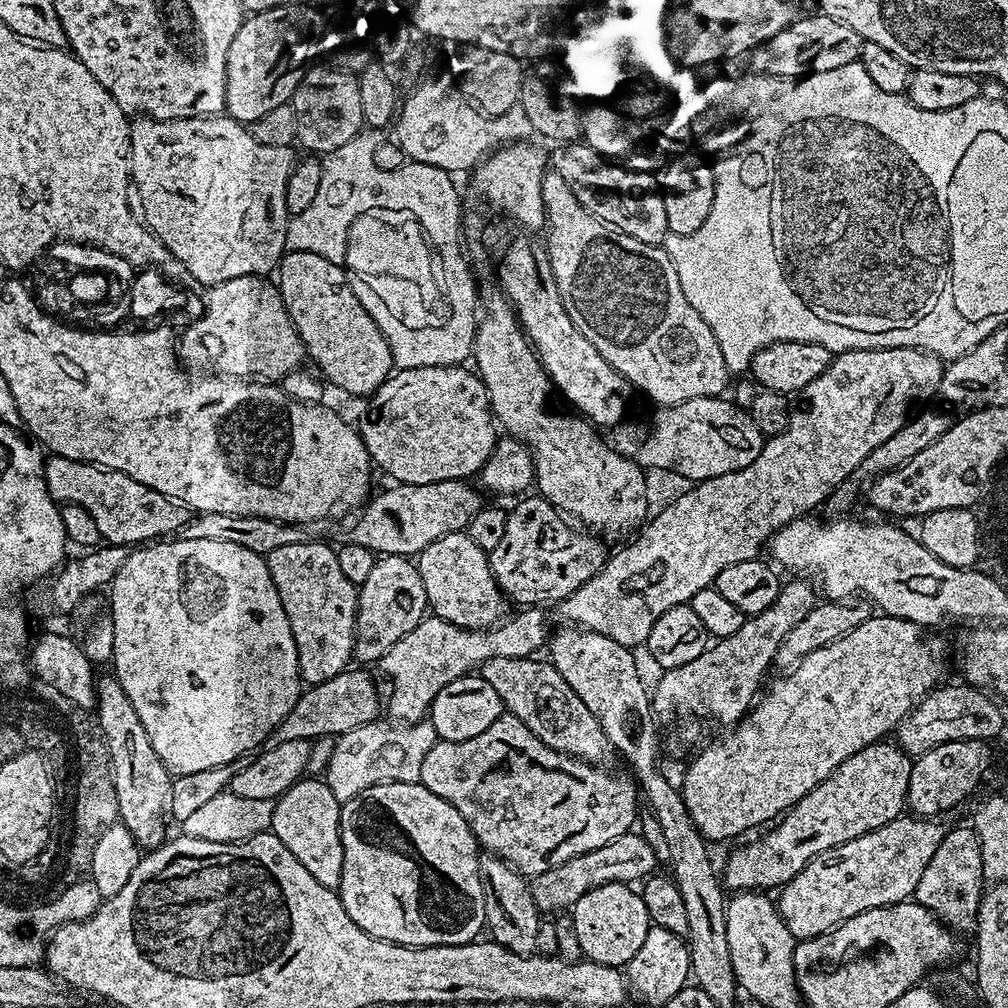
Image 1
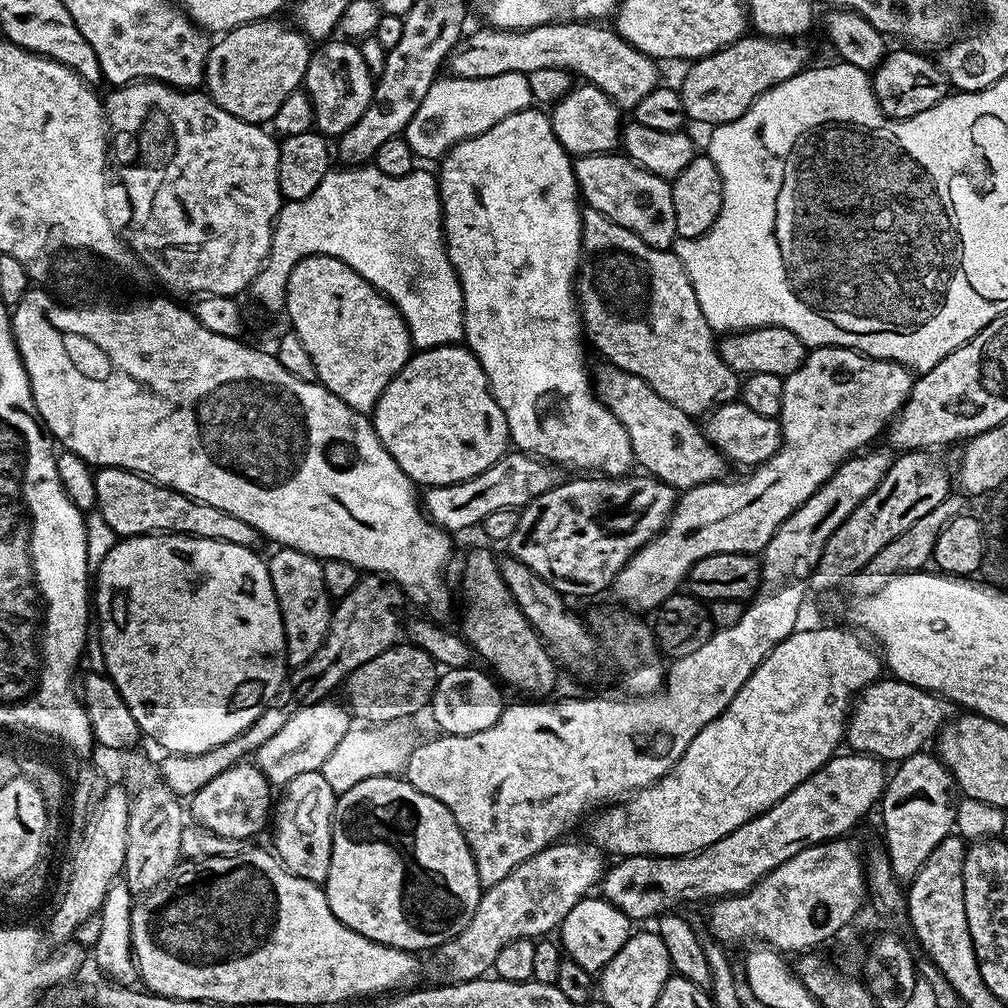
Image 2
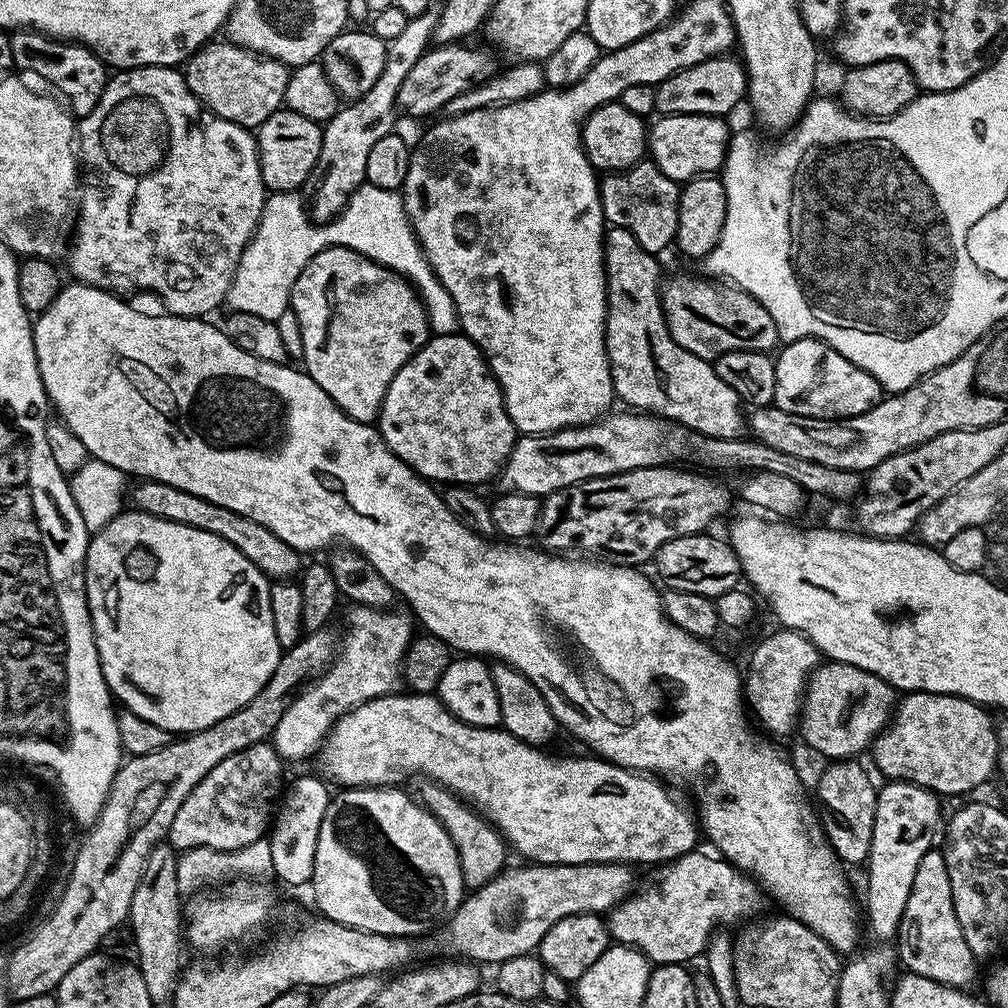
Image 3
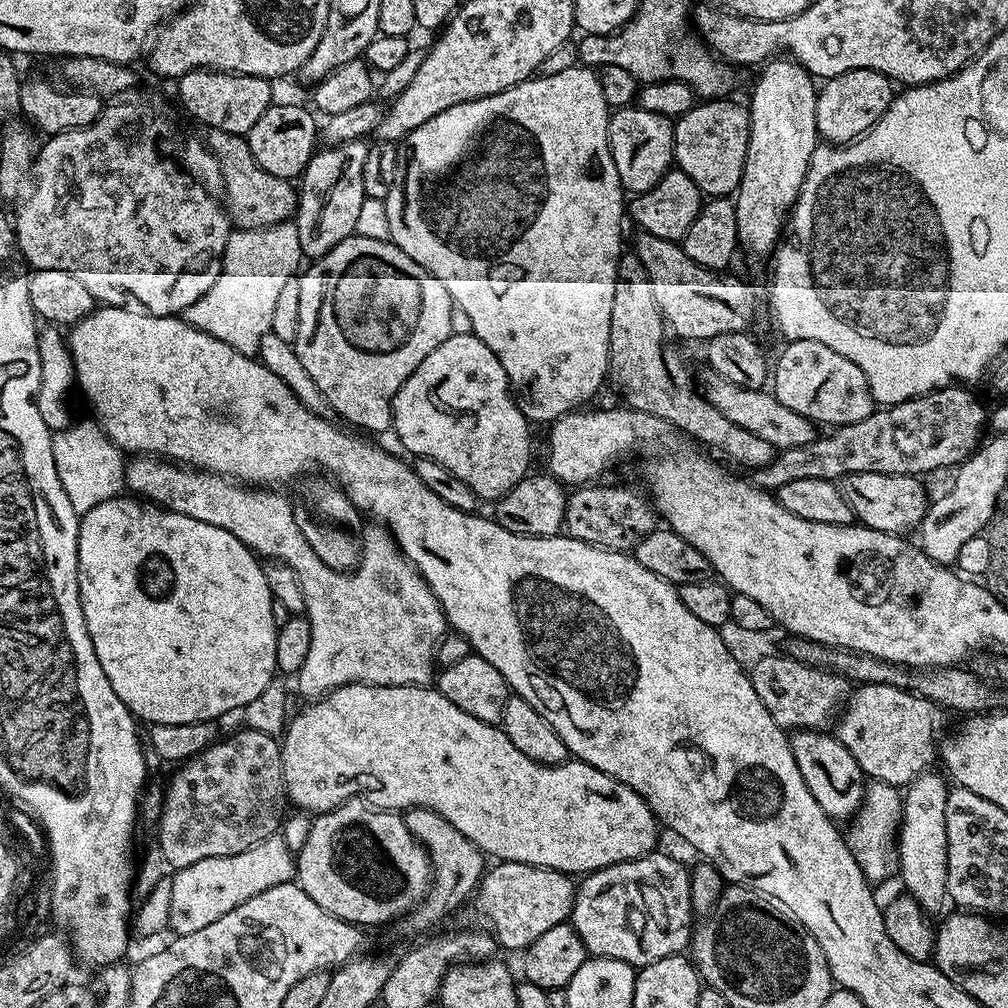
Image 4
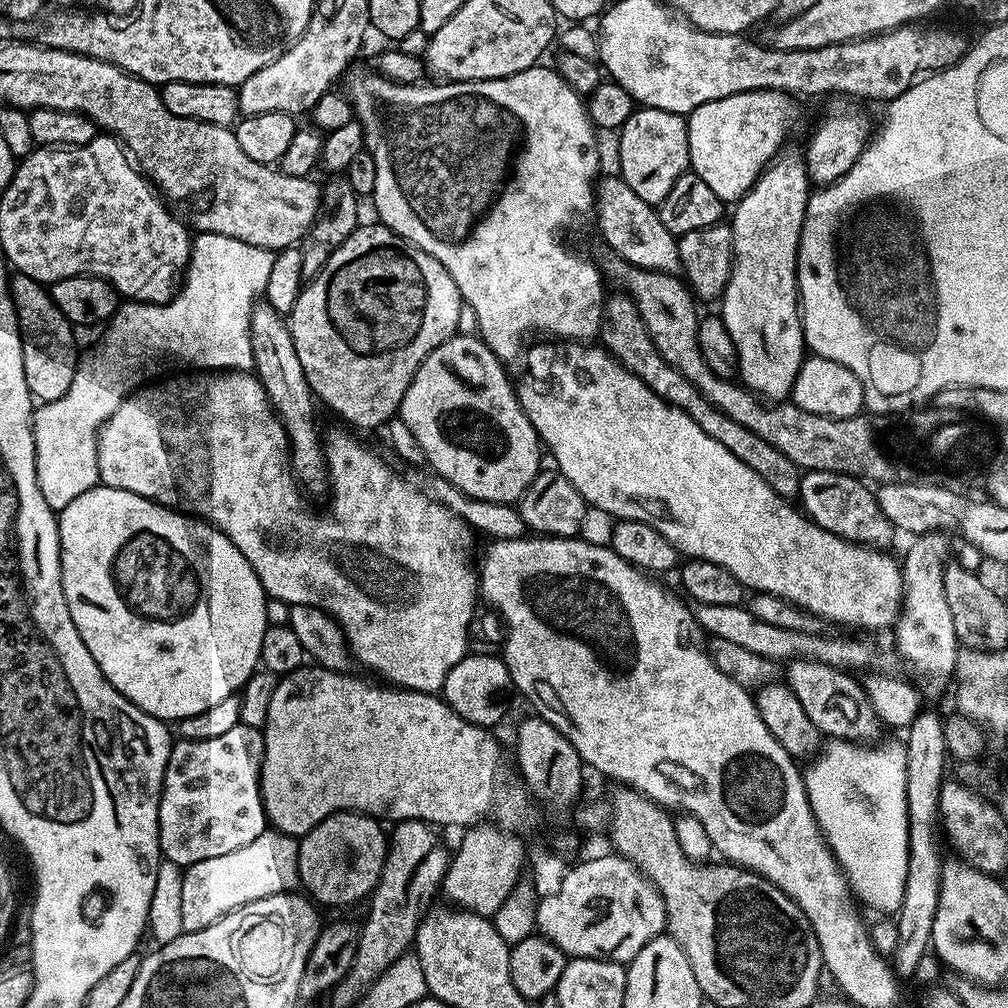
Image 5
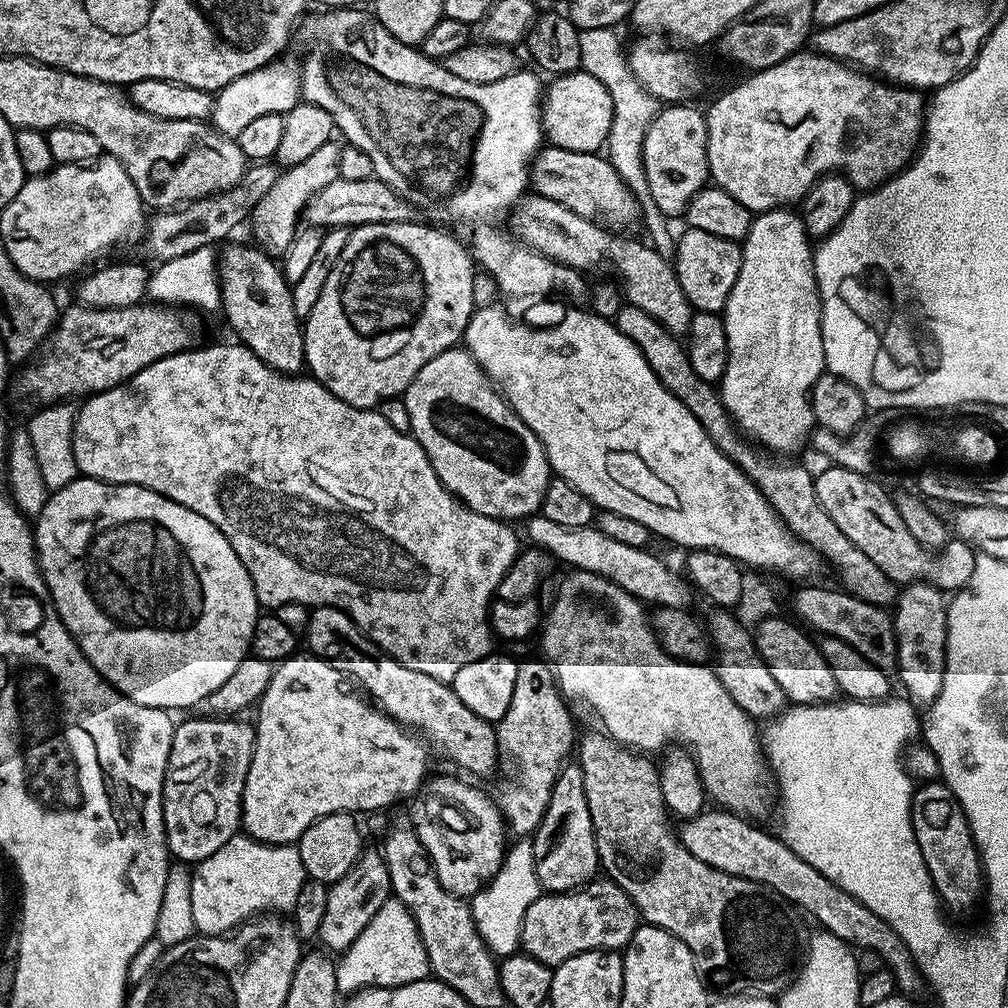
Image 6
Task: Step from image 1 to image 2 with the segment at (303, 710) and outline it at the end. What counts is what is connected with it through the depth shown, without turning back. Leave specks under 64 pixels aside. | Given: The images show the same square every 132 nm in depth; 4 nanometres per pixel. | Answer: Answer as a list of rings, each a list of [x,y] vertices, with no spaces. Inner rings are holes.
[[[397,642],[350,673],[344,683],[351,715],[369,725],[411,719],[431,705],[440,677],[439,665],[416,644]]]

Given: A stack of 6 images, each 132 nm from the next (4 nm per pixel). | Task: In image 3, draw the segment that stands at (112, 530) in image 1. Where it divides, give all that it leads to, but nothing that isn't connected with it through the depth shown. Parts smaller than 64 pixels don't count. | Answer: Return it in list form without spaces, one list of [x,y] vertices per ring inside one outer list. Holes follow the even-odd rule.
[[[145,479],[137,484],[140,485],[137,488],[135,485],[130,500],[131,503],[132,500],[136,503],[133,505],[139,511],[154,514],[158,518],[182,522],[186,526],[194,526],[198,530],[206,530],[210,534],[218,534],[223,540],[233,544],[242,554],[246,554],[246,558],[250,558],[250,562],[254,562],[254,566],[258,566],[258,570],[262,575],[267,576],[269,581],[292,580],[299,577],[302,571],[301,553],[296,552],[294,546],[286,546],[286,542],[282,542],[282,538],[278,538],[278,534],[274,534],[274,530],[266,530],[266,526],[262,526],[242,514],[234,514],[230,510],[226,510],[226,506],[206,502],[202,498],[198,498],[198,494],[190,494],[186,490],[178,490],[174,486],[166,486],[157,480]]]

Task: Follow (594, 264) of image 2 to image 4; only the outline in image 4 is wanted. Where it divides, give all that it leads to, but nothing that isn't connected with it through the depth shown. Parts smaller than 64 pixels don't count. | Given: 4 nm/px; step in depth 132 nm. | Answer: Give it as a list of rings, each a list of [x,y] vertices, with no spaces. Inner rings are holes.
[[[624,254],[620,257],[619,264],[616,265],[616,285],[614,286],[614,306],[610,310],[610,342],[608,343],[608,375],[607,379],[614,387],[620,388],[620,396],[625,405],[629,408],[636,408],[640,412],[646,414],[654,414],[658,418],[662,418],[666,423],[672,425],[673,428],[679,430],[685,437],[693,436],[700,444],[705,444],[708,448],[713,448],[716,452],[725,452],[730,459],[736,464],[745,464],[748,470],[753,468],[761,468],[766,466],[776,457],[777,449],[770,446],[770,442],[762,442],[762,438],[758,438],[758,434],[750,434],[750,430],[742,430],[742,426],[734,426],[734,422],[730,422],[730,418],[718,414],[718,410],[714,410],[714,406],[692,385],[692,376],[688,373],[688,368],[684,365],[684,360],[672,348],[664,348],[664,332],[666,333],[666,325],[664,317],[661,316],[654,302],[654,290],[650,290],[650,282],[646,270],[642,266],[642,262],[634,254]]]

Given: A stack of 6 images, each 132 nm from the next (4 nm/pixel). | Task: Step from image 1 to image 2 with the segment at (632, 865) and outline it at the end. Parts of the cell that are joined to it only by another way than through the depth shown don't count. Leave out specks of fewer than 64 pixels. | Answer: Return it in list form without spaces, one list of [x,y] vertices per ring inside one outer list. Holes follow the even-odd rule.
[[[557,842],[548,845],[538,854],[526,858],[502,882],[494,882],[487,885],[480,893],[478,910],[474,910],[474,918],[452,940],[447,940],[438,949],[440,964],[448,971],[447,979],[455,982],[458,980],[478,980],[481,976],[493,971],[493,964],[498,952],[507,943],[514,942],[515,939],[544,938],[549,934],[555,933],[559,929],[560,923],[578,906],[578,902],[589,895],[591,888],[595,889],[599,885],[605,871],[605,853],[591,842],[585,844],[564,844],[568,842]]]

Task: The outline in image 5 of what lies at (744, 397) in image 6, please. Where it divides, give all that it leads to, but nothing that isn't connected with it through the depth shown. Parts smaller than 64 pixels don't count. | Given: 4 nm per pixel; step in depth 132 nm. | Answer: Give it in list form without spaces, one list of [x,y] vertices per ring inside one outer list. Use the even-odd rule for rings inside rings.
[[[781,151],[756,179],[752,189],[734,205],[736,213],[730,216],[732,273],[718,304],[718,312],[724,317],[726,330],[730,330],[730,338],[734,338],[739,383],[768,402],[783,401],[791,393],[794,378],[806,359],[804,326],[800,322],[800,301],[796,286],[796,255],[806,218],[810,181],[803,155],[799,151],[788,151]]]

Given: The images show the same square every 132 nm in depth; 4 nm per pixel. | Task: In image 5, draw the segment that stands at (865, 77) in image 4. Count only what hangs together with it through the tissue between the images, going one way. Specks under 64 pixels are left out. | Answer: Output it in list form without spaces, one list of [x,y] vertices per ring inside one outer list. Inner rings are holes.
[[[832,98],[824,108],[824,117],[816,124],[812,137],[808,140],[808,149],[803,149],[804,165],[809,181],[816,186],[827,186],[838,182],[850,166],[859,158],[868,146],[872,124],[868,121],[868,112],[863,103],[852,98]]]

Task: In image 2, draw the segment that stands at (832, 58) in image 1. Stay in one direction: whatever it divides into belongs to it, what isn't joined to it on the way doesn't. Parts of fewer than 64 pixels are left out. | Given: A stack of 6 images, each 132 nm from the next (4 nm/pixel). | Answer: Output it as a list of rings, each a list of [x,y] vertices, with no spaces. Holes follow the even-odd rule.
[[[745,34],[730,46],[687,65],[688,73],[684,81],[678,84],[685,117],[707,126],[734,122],[734,118],[746,114],[749,106],[763,92],[803,72],[809,63],[807,60],[808,48],[804,42],[792,38]]]

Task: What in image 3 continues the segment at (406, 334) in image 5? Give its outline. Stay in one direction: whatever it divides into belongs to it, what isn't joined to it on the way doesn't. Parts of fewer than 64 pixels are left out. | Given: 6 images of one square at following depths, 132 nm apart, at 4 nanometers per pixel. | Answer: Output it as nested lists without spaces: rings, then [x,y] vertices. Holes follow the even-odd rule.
[[[327,248],[309,262],[292,291],[290,311],[298,318],[298,326],[302,330],[302,350],[304,351],[302,364],[305,364],[303,367],[308,376],[314,378],[314,382],[318,382],[318,386],[322,386],[322,390],[326,390],[326,394],[330,394],[336,407],[341,408],[350,418],[363,424],[375,425],[379,421],[380,407],[384,405],[390,382],[394,382],[398,370],[402,370],[405,362],[430,339],[428,310],[424,307],[424,302],[420,299],[416,289],[397,272],[391,272],[389,268],[383,268],[380,264],[367,260],[361,252],[355,252],[349,248]]]

